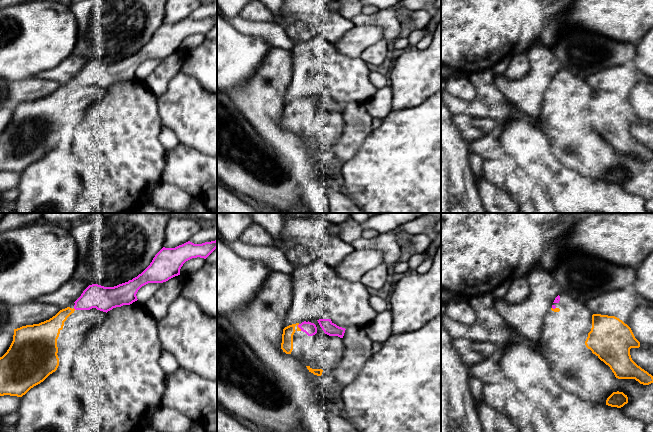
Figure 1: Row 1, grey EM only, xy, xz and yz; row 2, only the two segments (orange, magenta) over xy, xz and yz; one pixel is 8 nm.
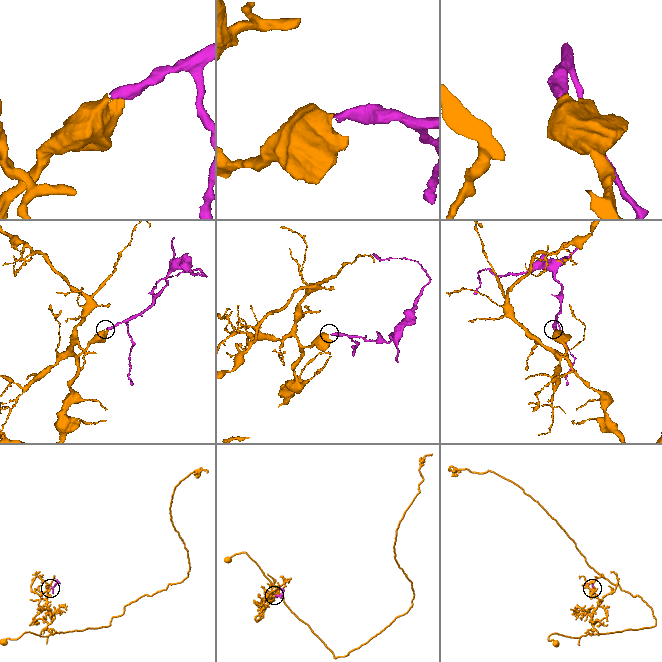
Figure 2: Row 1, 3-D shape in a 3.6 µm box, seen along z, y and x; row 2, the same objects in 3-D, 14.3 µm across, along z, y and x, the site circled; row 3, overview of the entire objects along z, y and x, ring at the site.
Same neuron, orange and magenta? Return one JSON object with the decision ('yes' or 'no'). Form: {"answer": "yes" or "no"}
{"answer": "yes"}

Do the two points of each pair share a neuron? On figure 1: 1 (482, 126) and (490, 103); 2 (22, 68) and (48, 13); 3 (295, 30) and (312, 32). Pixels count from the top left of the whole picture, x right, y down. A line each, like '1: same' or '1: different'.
1: different
2: same
3: same

